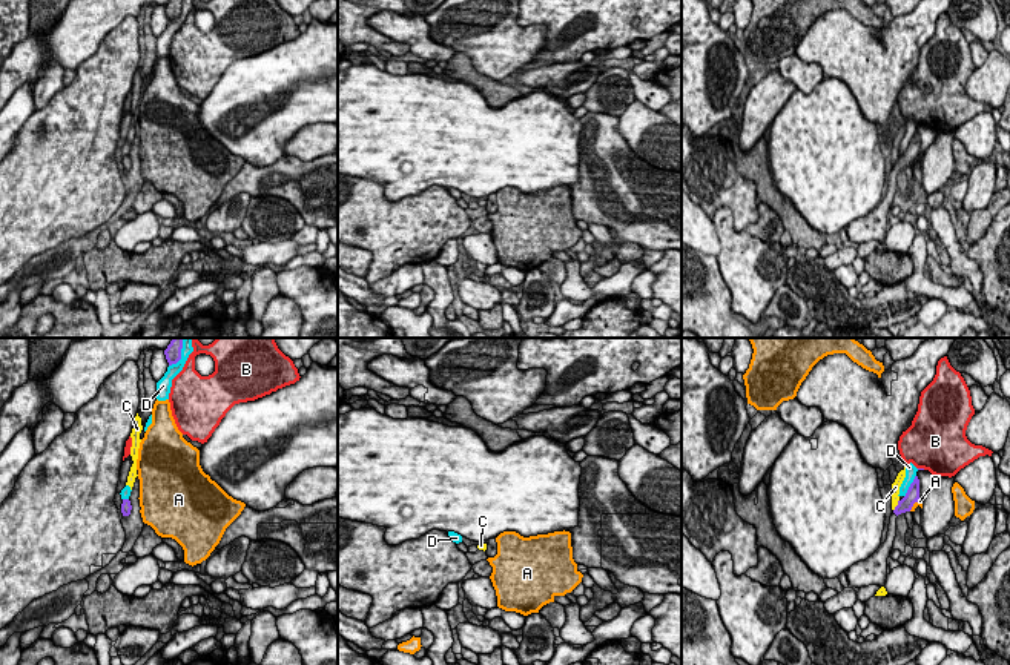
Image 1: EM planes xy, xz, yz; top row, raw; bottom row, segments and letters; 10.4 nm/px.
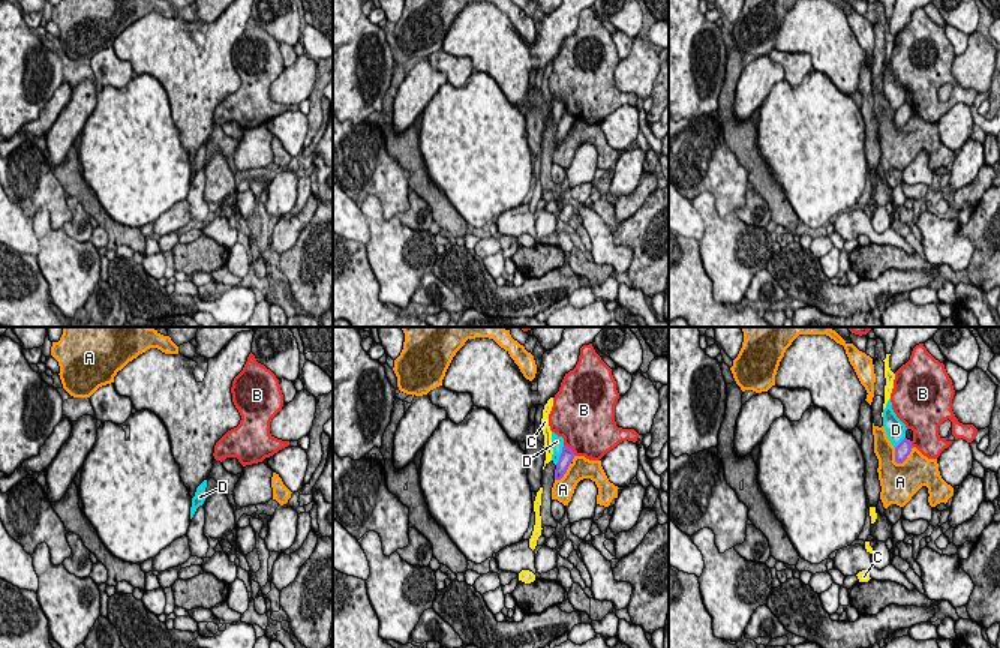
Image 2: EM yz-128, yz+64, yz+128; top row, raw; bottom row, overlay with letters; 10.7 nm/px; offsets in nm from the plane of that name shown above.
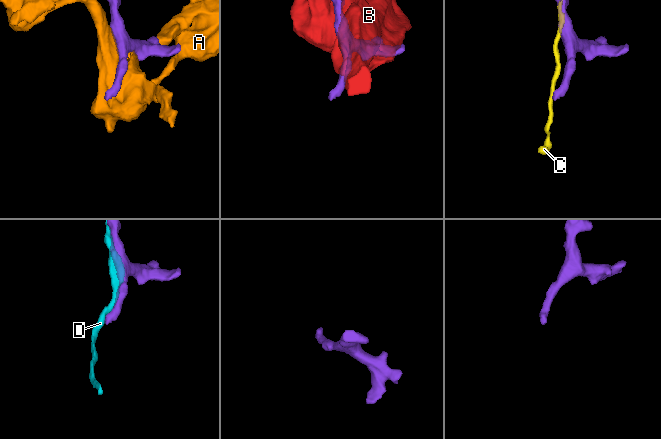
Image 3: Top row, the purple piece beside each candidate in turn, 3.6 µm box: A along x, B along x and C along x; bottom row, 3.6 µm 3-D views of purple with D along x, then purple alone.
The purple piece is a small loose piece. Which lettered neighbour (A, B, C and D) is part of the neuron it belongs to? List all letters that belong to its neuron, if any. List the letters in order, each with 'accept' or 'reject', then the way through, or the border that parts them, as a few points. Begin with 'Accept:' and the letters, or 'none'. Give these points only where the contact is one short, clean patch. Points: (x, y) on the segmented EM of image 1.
Accept: none
A: reject
B: reject
C: reject | along yz (898, 499), (894, 510)
D: reject

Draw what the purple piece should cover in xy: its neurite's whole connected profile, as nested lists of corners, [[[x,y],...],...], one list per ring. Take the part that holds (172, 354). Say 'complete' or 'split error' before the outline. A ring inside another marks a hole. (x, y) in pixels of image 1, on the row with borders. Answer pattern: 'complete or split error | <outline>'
complete | [[[173,338],[164,350],[169,366],[177,364],[181,359],[183,339],[184,338]]]

